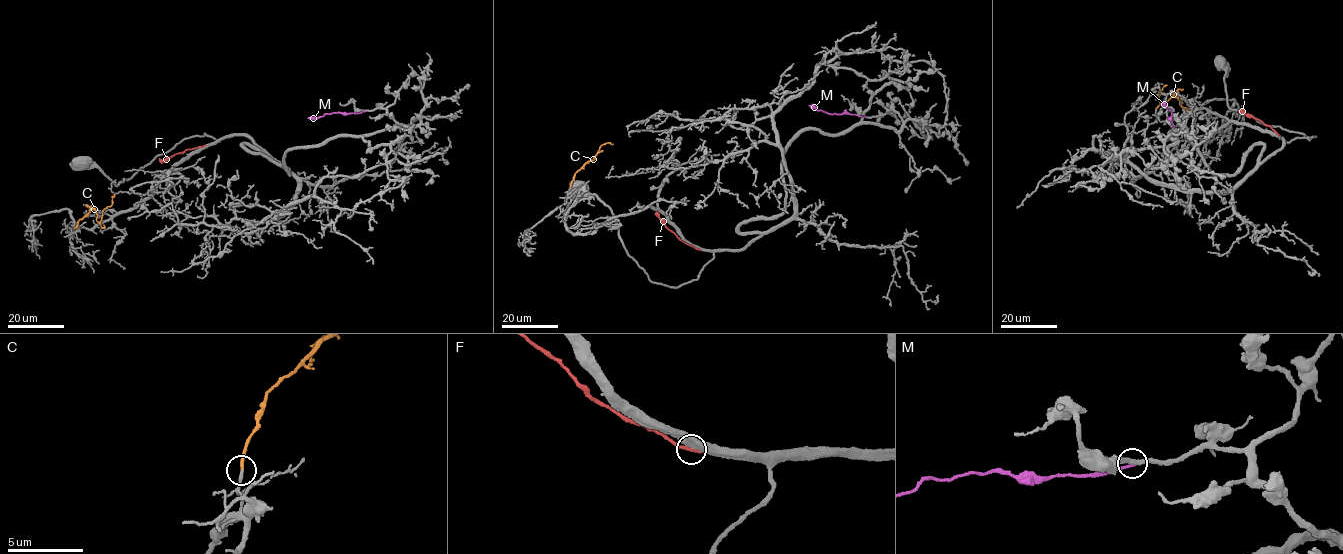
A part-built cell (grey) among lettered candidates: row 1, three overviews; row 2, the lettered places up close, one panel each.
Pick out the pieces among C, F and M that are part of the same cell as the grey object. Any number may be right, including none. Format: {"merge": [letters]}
{"merge": []}

